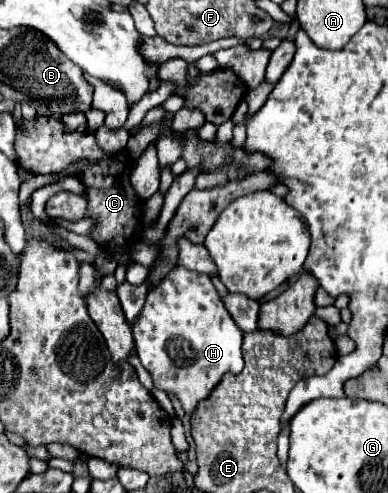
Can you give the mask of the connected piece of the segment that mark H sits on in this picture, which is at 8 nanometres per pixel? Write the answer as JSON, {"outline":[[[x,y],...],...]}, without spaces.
{"outline":[[[176,267],[174,271],[170,271],[166,279],[160,279],[160,283],[156,283],[148,291],[146,307],[142,307],[142,315],[138,315],[138,323],[132,323],[132,333],[136,341],[136,355],[140,357],[144,369],[152,375],[154,385],[166,393],[176,395],[176,399],[182,403],[186,413],[192,413],[198,401],[208,397],[208,393],[222,379],[224,373],[240,373],[244,367],[242,349],[240,349],[242,331],[226,311],[210,277],[196,271],[188,271],[184,267]]]}

